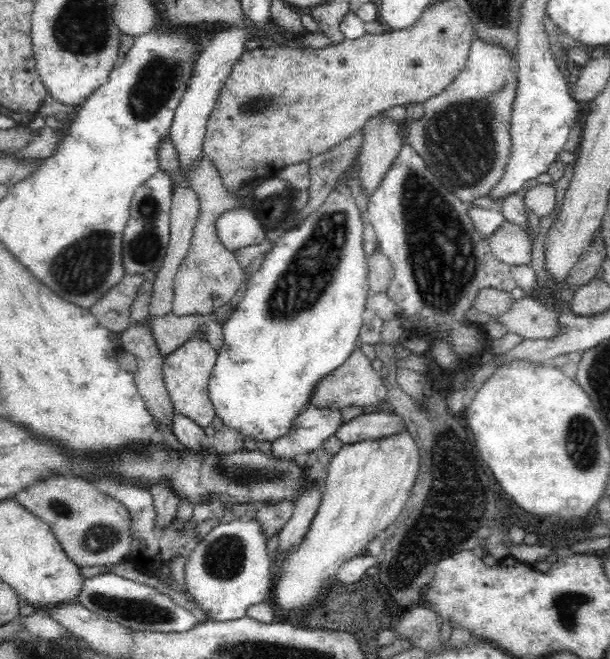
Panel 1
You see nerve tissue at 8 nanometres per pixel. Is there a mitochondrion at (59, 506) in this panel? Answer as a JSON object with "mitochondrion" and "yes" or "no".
{"mitochondrion":"yes"}

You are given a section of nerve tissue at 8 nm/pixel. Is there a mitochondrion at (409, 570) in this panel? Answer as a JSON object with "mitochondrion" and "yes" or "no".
{"mitochondrion":"yes"}

